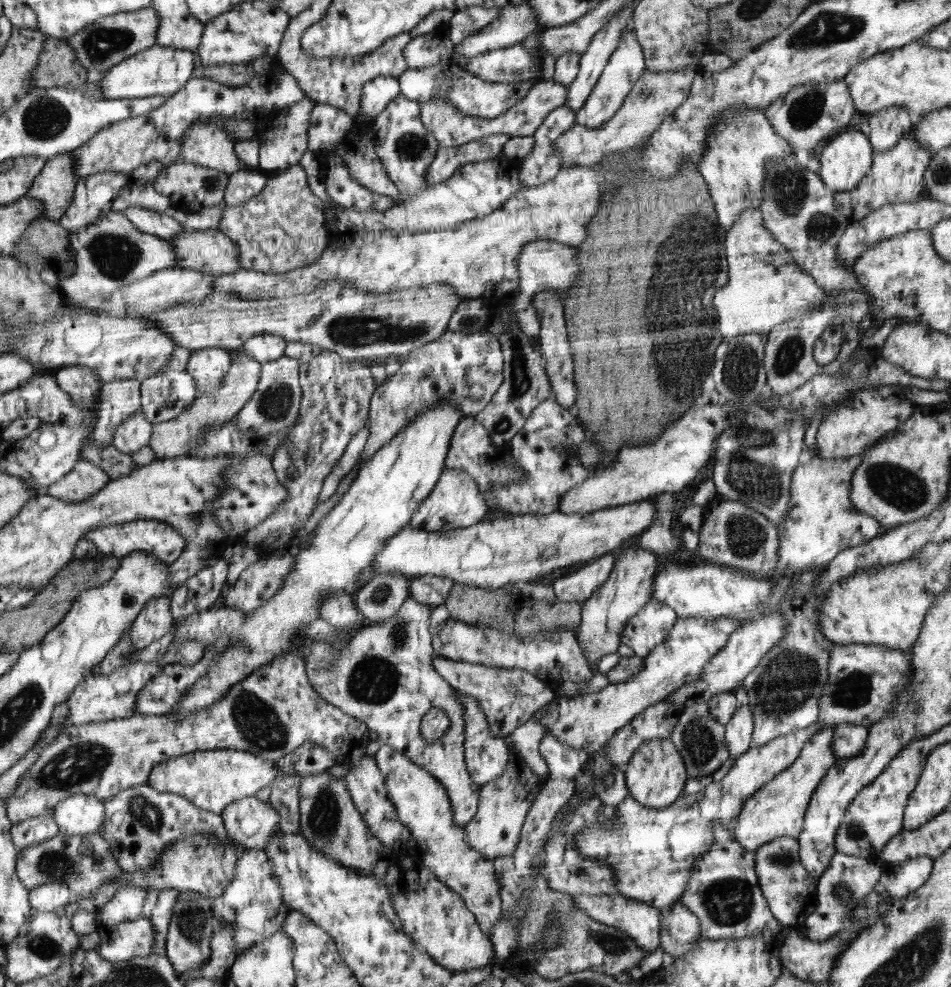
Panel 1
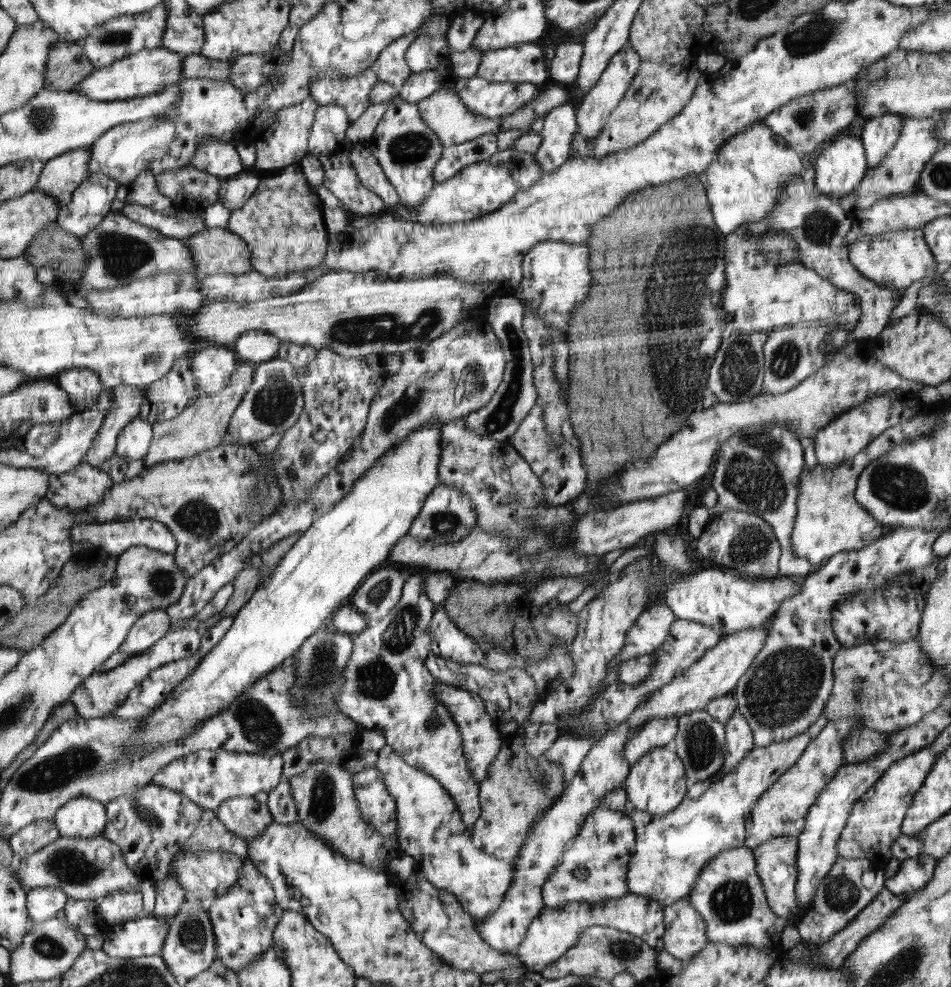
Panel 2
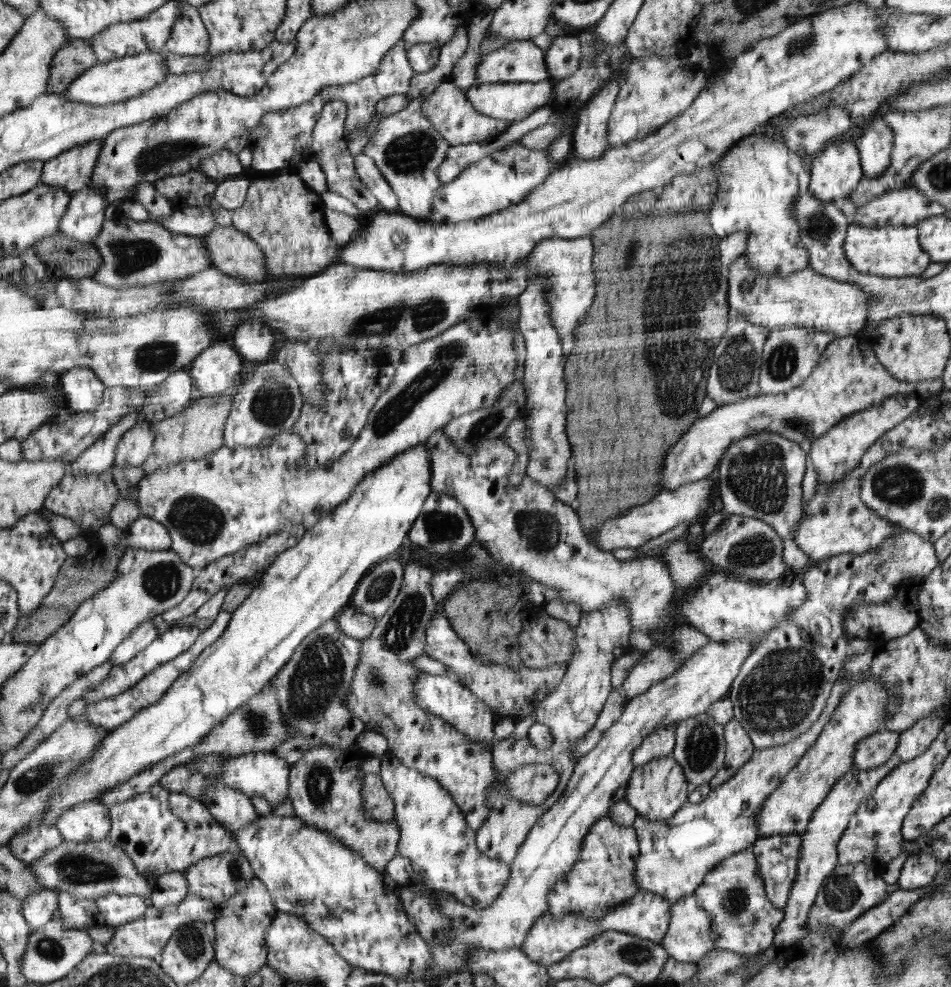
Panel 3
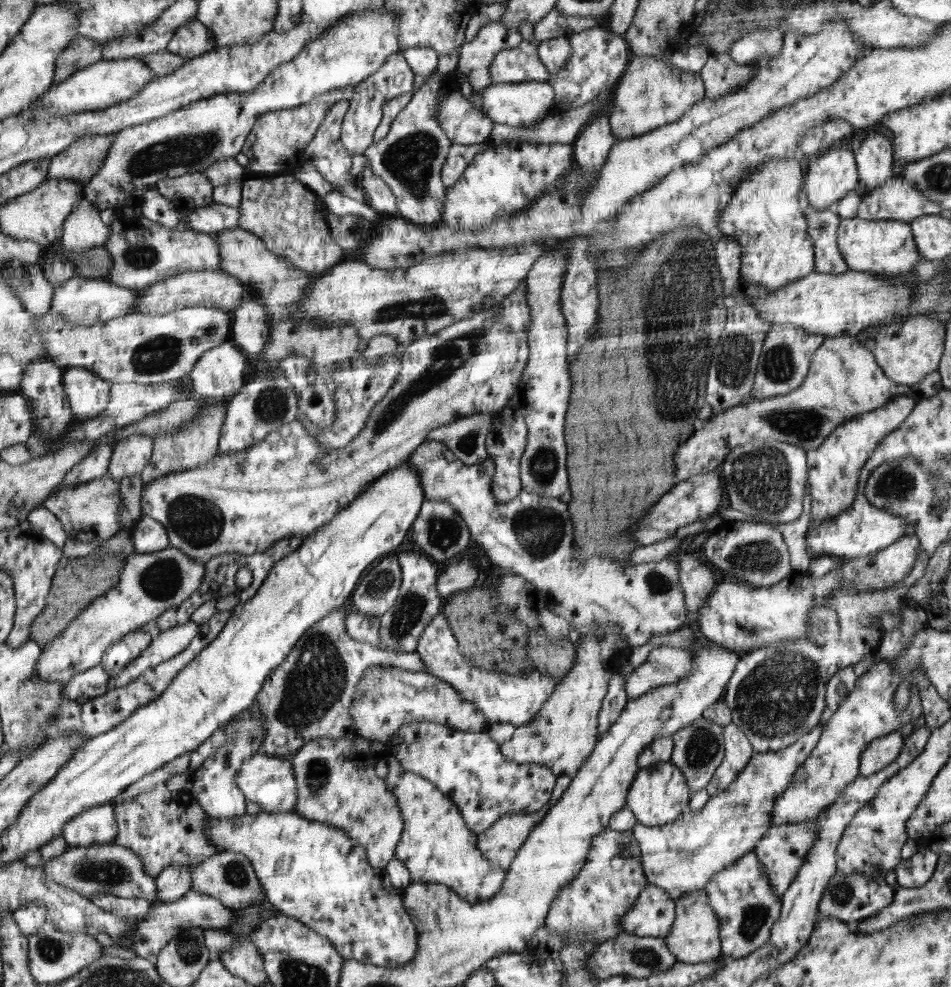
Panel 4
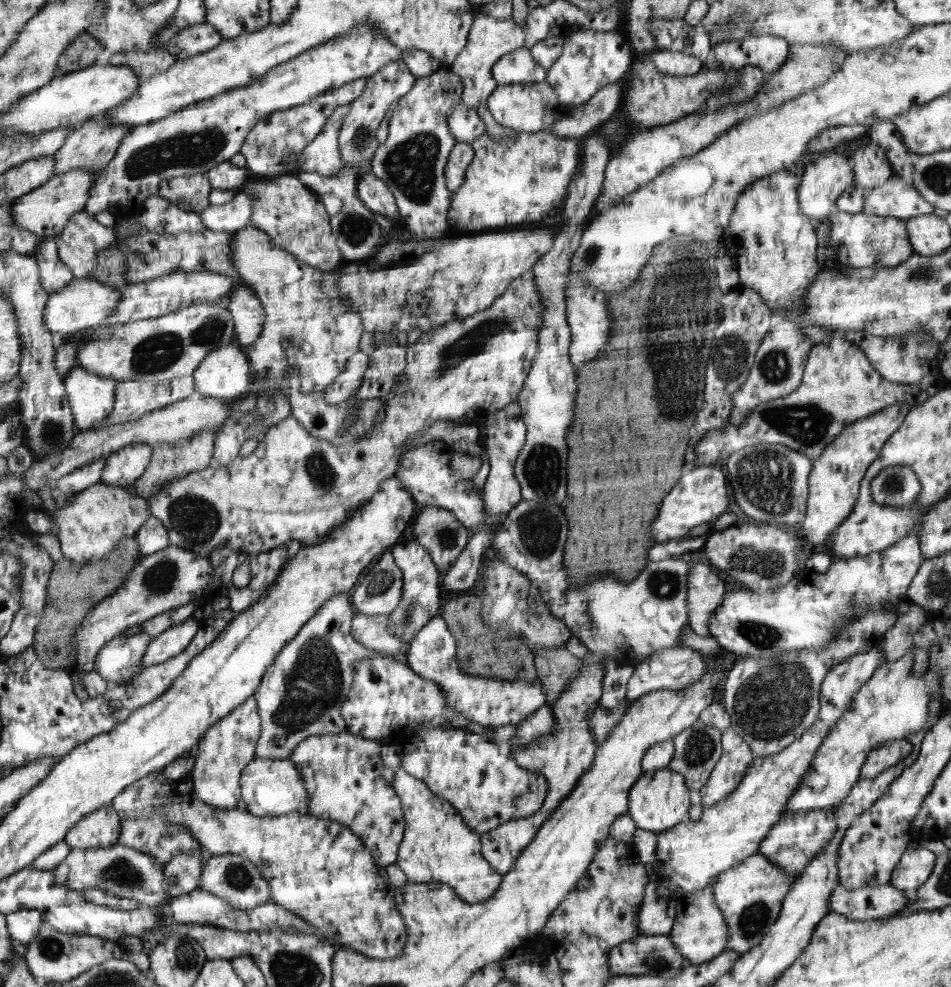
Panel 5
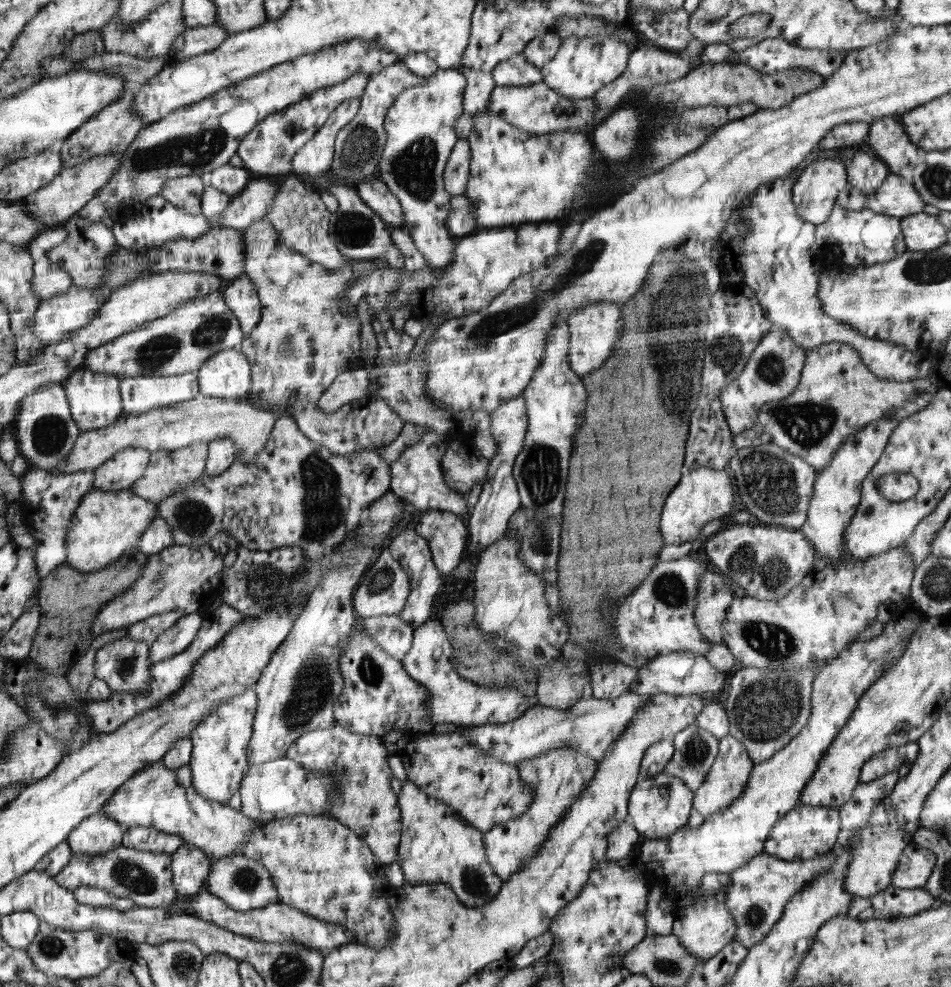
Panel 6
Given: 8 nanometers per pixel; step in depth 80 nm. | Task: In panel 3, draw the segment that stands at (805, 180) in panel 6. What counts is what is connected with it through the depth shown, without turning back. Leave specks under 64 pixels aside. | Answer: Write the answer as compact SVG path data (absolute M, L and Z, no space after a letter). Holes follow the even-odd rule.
M848 141L829 144L814 158L808 191L822 202L839 202L855 190L864 177L860 150Z

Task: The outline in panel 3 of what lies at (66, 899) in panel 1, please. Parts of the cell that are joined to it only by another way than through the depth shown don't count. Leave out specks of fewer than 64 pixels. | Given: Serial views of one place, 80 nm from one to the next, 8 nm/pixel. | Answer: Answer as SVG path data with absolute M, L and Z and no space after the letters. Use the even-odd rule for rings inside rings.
M44 888L24 898L22 915L24 915L24 919L32 931L34 928L40 928L52 921L56 917L59 906L60 900L58 900L56 892Z

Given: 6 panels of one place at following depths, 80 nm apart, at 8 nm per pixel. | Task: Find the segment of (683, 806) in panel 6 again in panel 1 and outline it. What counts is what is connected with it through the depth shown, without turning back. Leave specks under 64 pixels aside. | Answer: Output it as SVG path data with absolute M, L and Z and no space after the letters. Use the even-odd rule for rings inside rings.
M655 738L645 742L622 768L628 795L644 806L668 808L678 800L684 784L687 784L684 763L683 755L669 738Z

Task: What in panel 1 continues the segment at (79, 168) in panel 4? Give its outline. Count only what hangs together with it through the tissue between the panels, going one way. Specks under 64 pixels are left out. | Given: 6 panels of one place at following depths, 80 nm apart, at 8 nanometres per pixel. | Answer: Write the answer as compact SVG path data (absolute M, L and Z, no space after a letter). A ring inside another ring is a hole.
M60 154L47 160L26 196L42 202L44 218L58 223L59 218L67 212L74 200L79 177L72 155Z

